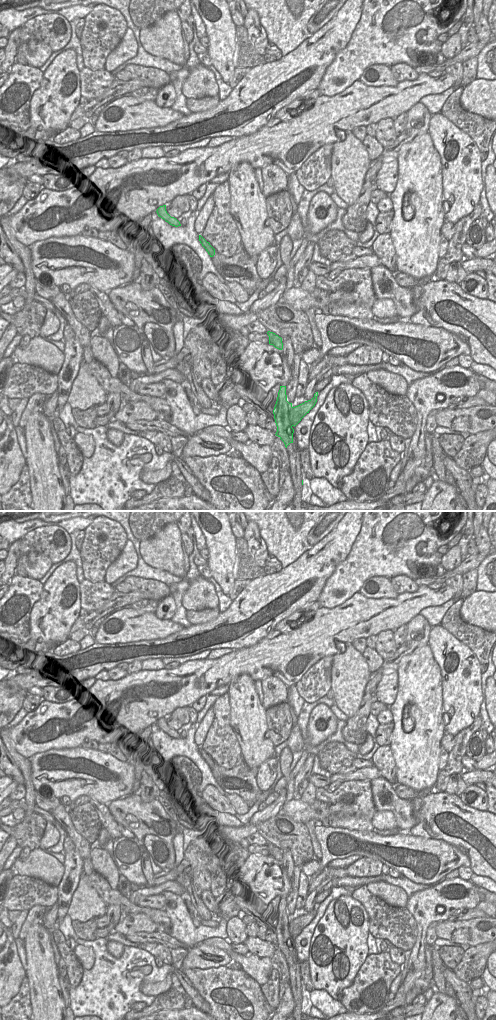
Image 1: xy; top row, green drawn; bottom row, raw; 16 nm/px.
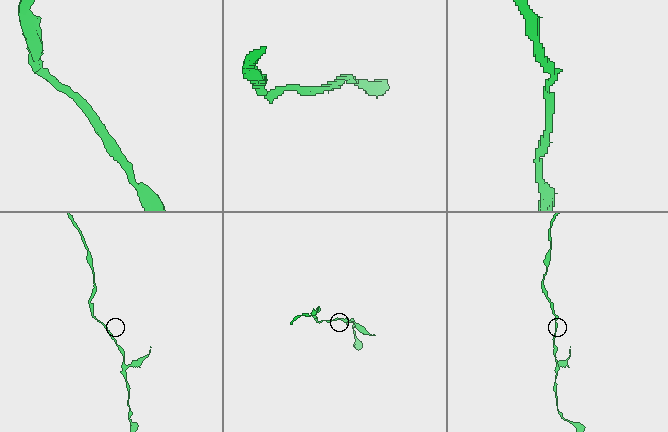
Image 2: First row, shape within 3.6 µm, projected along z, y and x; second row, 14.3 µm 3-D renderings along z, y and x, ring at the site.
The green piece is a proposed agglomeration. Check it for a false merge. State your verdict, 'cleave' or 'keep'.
cleave

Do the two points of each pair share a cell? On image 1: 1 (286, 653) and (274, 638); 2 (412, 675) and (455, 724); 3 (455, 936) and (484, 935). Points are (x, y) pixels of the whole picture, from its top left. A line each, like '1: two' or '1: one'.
1: one
2: two
3: one

